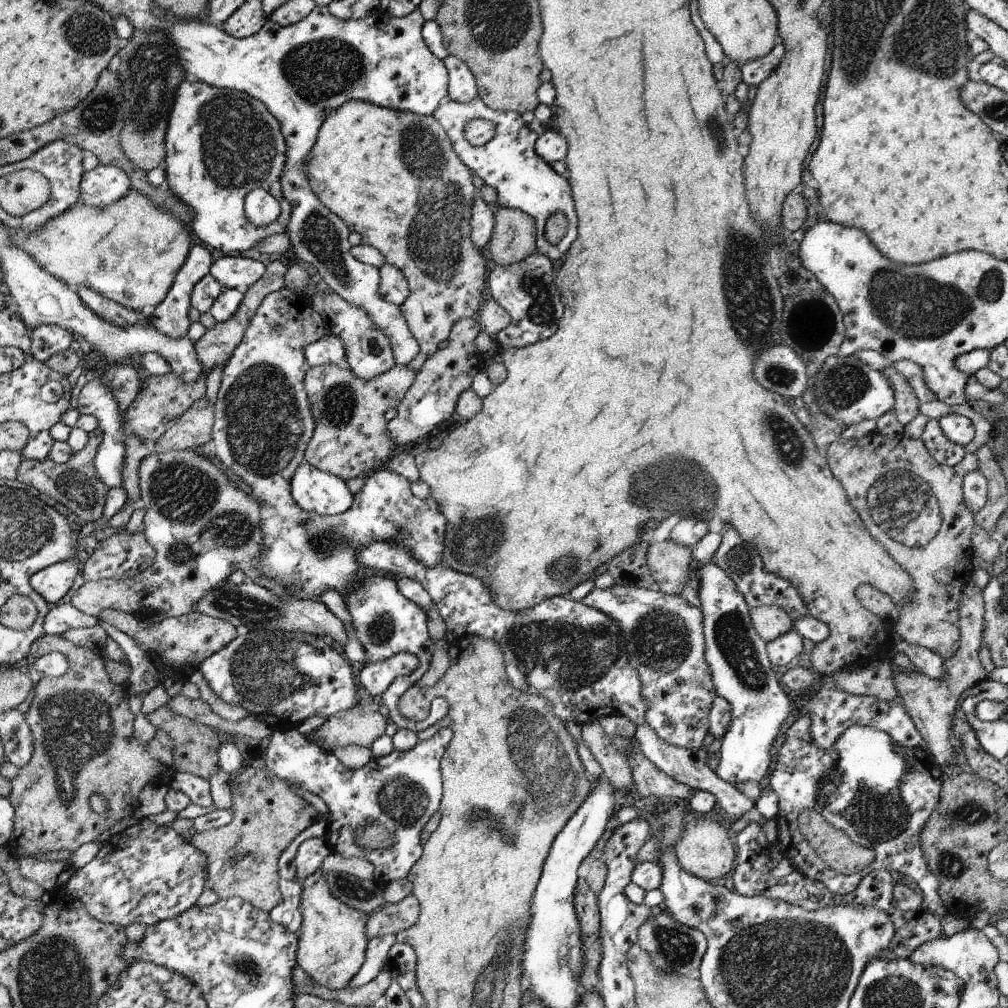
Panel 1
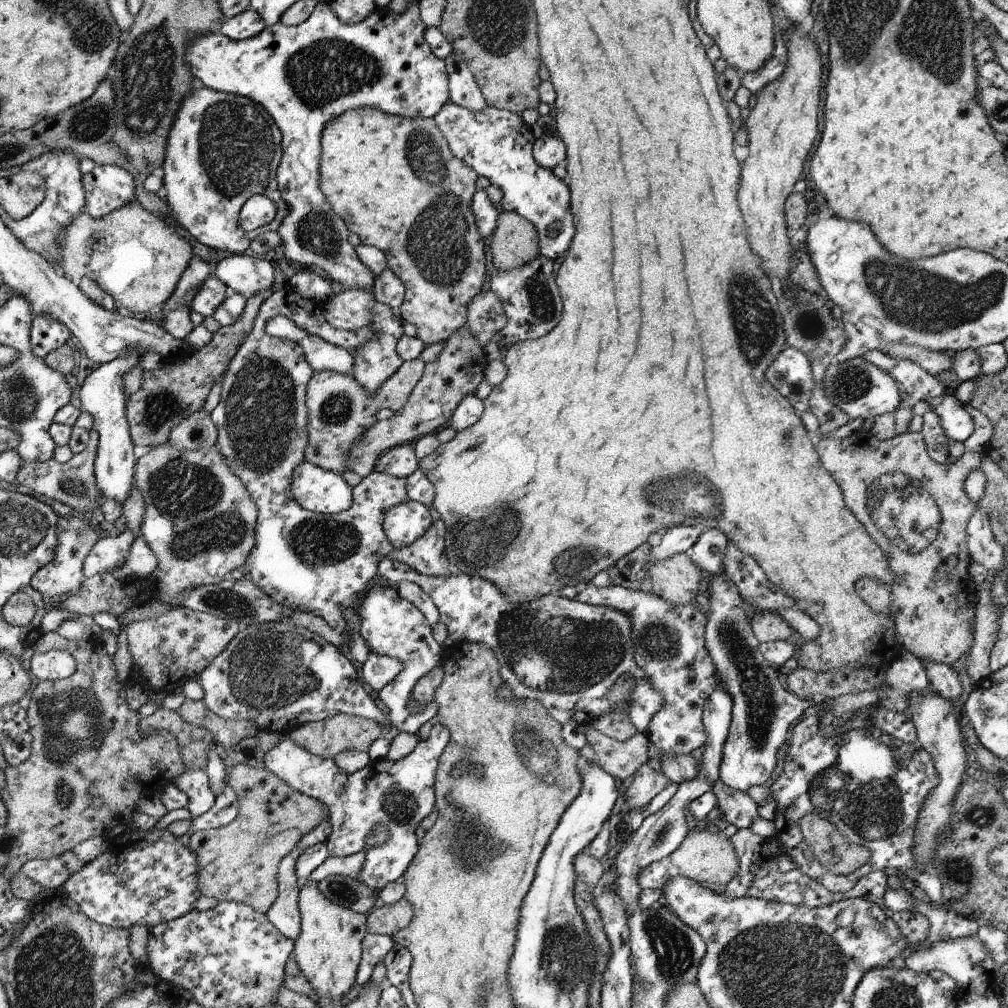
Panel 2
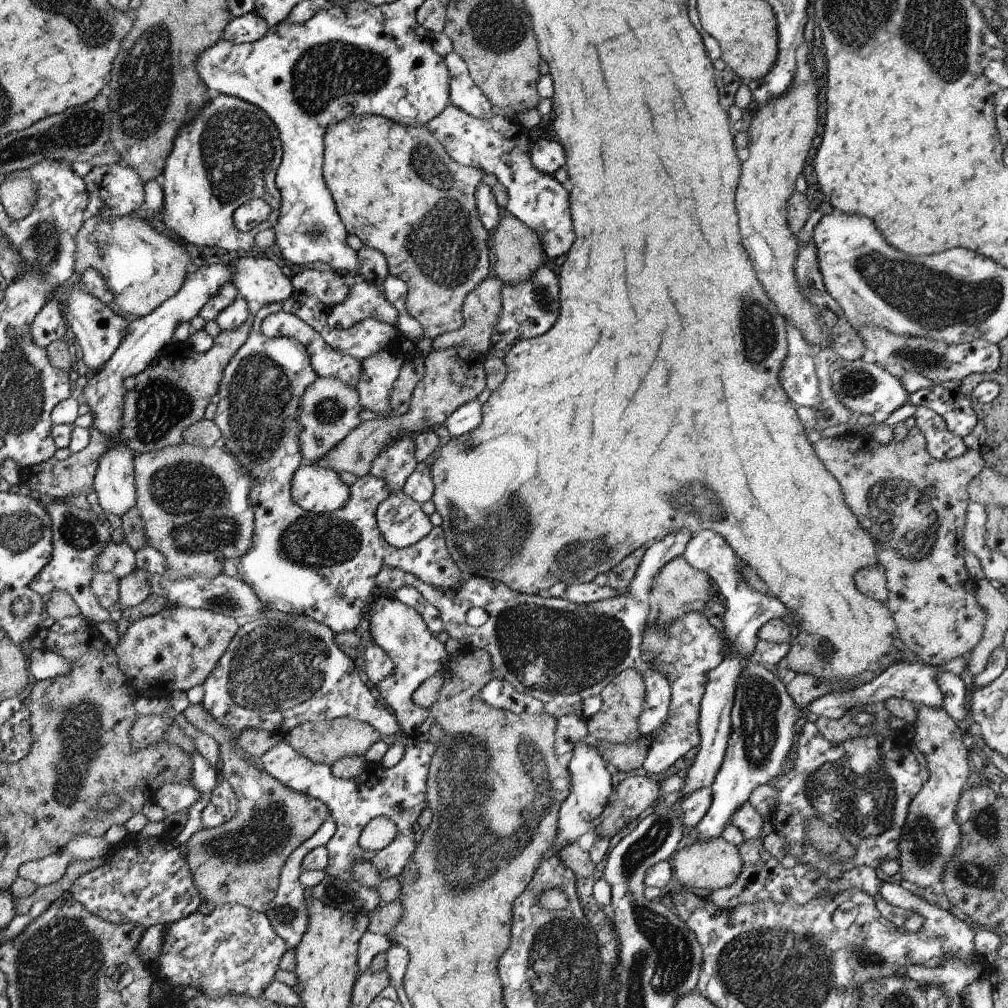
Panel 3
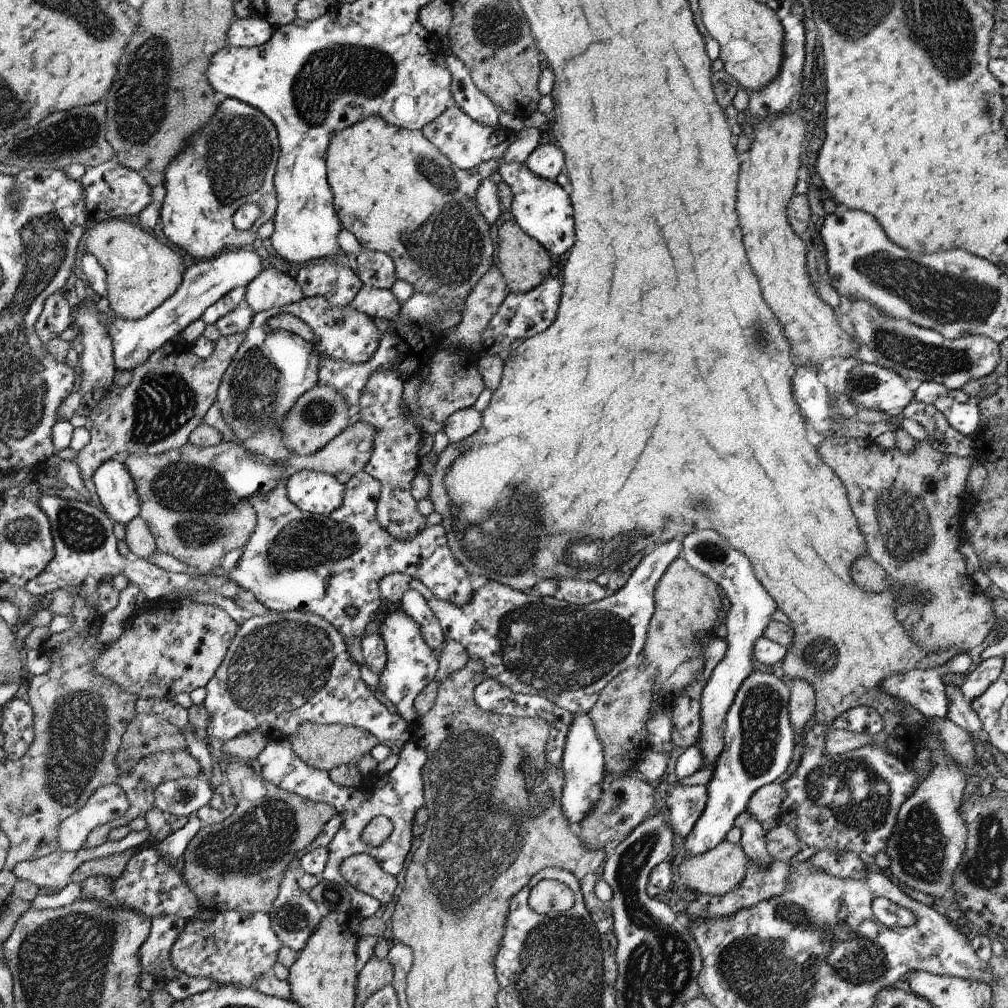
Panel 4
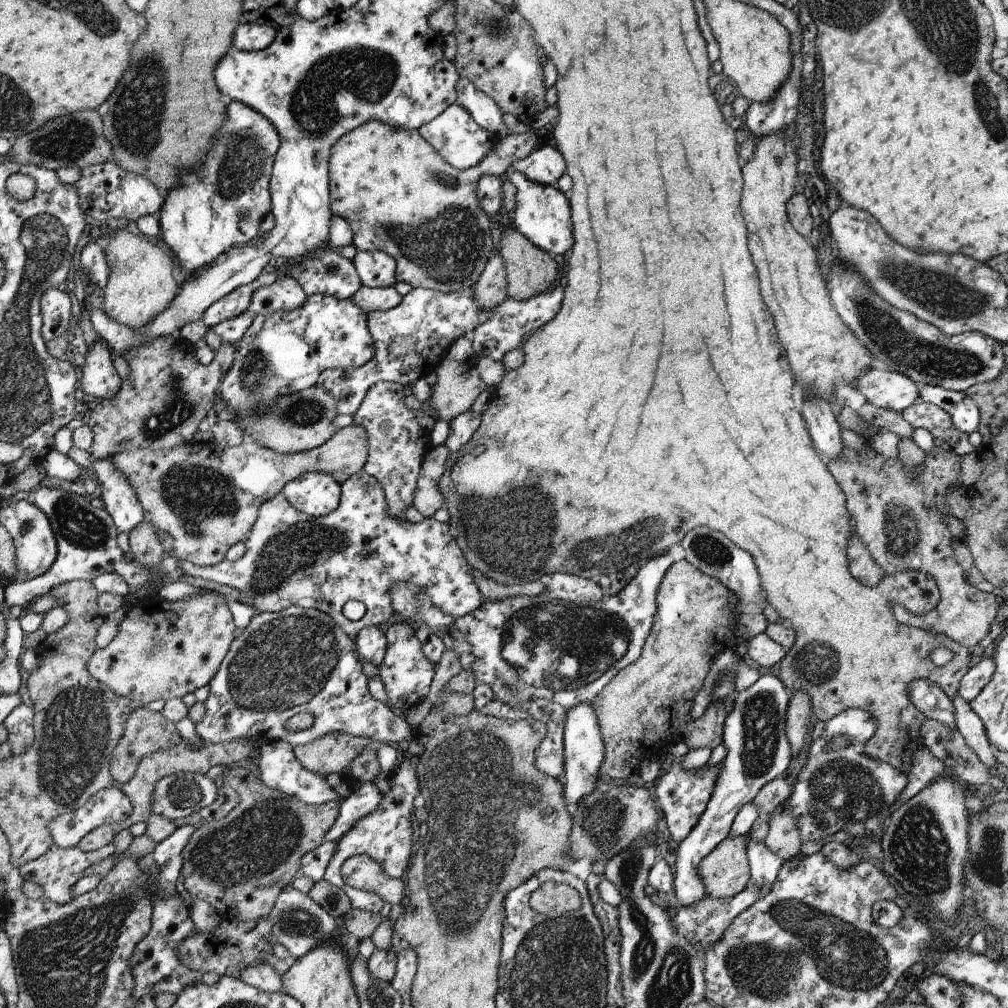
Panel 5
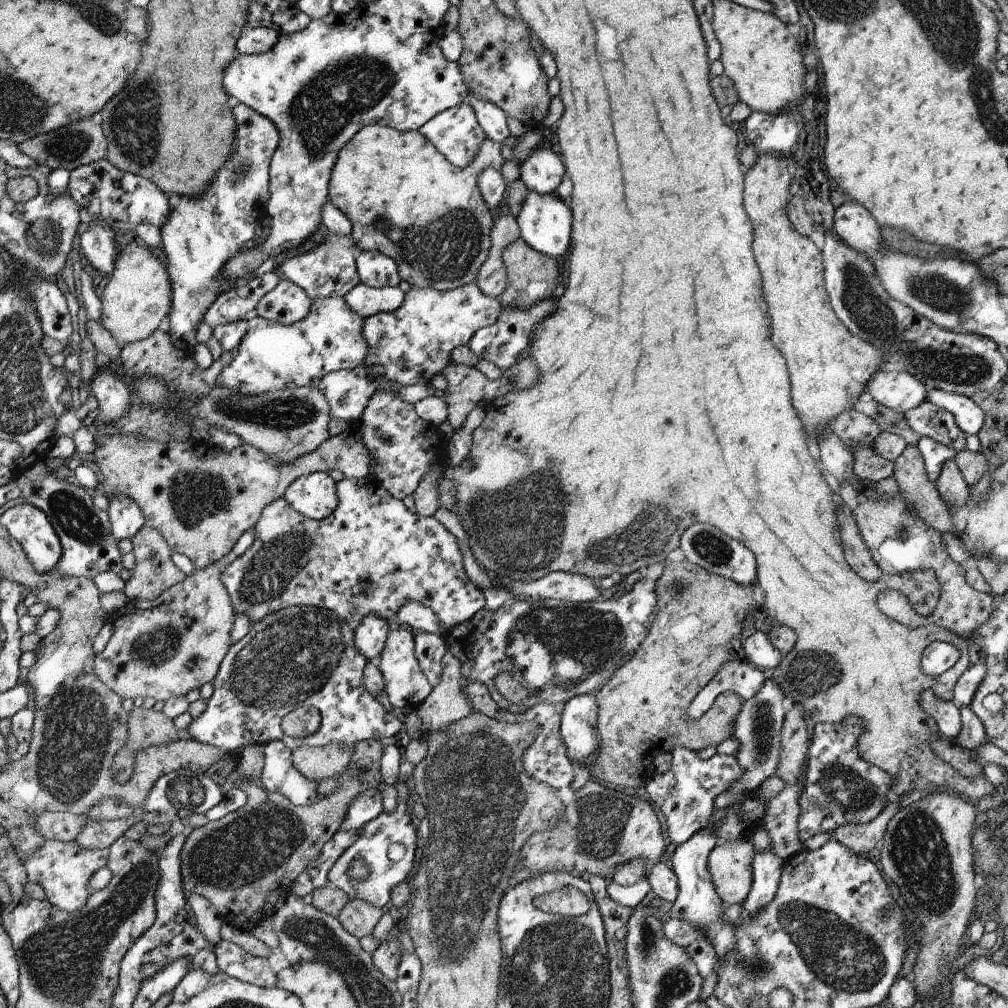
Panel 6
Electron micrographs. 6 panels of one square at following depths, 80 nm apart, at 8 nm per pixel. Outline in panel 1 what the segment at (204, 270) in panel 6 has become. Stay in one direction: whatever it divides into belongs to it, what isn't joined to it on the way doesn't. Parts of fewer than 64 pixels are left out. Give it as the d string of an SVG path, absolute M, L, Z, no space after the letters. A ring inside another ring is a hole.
M195 79L184 80L171 108L166 136L166 179L169 187L182 202L194 208L190 227L196 232L199 242L213 246L223 254L246 252L272 235L287 235L291 219L291 204L281 189L281 178L286 160L286 144L280 132L279 120L272 116L263 101L248 93L213 87ZM258 187L265 188L281 206L278 218L266 226L244 226L244 196Z

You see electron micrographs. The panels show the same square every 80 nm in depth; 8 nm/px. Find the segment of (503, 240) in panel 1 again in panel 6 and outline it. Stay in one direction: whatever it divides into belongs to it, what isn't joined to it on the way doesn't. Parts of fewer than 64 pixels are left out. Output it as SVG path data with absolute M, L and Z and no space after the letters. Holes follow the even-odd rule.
M521 236L512 241L503 250L503 261L507 270L507 287L499 296L502 302L502 309L506 307L516 307L526 310L536 304L550 299L556 288L556 278L558 278L558 266L553 258L533 249Z

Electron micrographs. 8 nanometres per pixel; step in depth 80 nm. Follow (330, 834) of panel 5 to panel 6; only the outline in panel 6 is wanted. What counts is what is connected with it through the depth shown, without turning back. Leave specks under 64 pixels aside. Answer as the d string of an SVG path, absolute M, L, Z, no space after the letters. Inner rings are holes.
M376 787L366 788L365 791L356 796L354 802L347 812L346 819L338 831L356 831L361 829L369 820L376 818L383 811L382 794Z

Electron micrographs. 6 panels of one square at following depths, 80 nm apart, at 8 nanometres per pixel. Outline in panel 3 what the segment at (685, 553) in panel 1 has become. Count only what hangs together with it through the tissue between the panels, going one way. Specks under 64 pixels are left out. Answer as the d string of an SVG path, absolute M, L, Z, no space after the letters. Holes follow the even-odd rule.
M683 556L668 561L662 567L653 580L650 593L650 604L654 606L653 614L656 615L654 622L663 629L666 623L672 619L680 618L689 612L704 611L706 600L710 592L710 580L700 569L691 566Z

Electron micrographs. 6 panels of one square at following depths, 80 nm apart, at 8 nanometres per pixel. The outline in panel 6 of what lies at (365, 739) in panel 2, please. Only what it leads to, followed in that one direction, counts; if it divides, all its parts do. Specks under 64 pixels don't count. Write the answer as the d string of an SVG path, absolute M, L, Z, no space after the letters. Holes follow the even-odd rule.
M328 743L319 747L304 745L295 748L291 753L295 767L308 777L308 780L318 784L325 778L337 778L341 775L353 752L354 746L346 743Z

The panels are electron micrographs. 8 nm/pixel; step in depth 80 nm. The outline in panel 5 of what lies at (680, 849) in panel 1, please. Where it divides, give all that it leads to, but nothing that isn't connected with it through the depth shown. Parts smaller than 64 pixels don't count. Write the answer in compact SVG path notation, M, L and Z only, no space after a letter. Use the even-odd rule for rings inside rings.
M747 836L726 838L711 850L697 866L707 896L730 898L750 884L750 857L747 855Z

